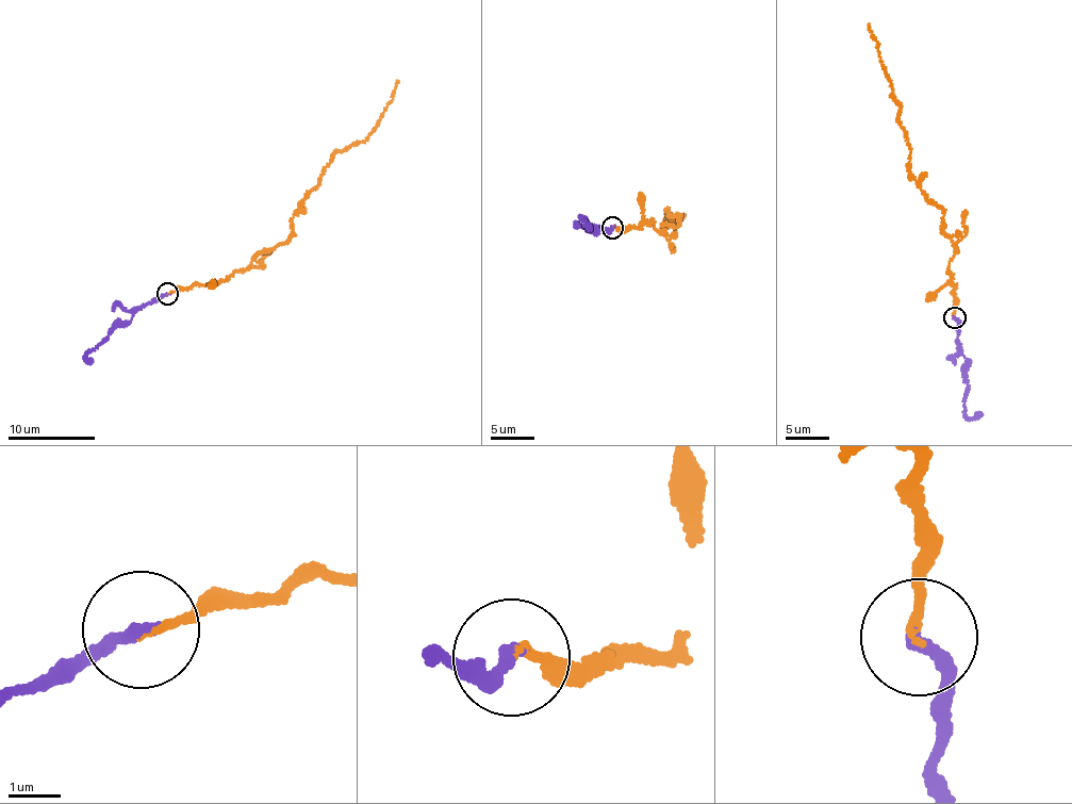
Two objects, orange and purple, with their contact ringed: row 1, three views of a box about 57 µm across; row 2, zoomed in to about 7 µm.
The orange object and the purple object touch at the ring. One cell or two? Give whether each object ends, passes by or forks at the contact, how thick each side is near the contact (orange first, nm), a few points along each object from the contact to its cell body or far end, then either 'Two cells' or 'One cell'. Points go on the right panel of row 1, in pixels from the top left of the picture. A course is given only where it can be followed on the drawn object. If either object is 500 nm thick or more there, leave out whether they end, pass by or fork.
At the ring orange ends. At the ring purple ends. Thickness 130 nm (orange) against 280 nm. Course of orange: (955, 317), (949, 266), (956, 252), (941, 207), (911, 171), (909, 144), (869, 23). Course of purple: (955, 317), (966, 364), (962, 400), (967, 414), (971, 419), (983, 414). One cell

